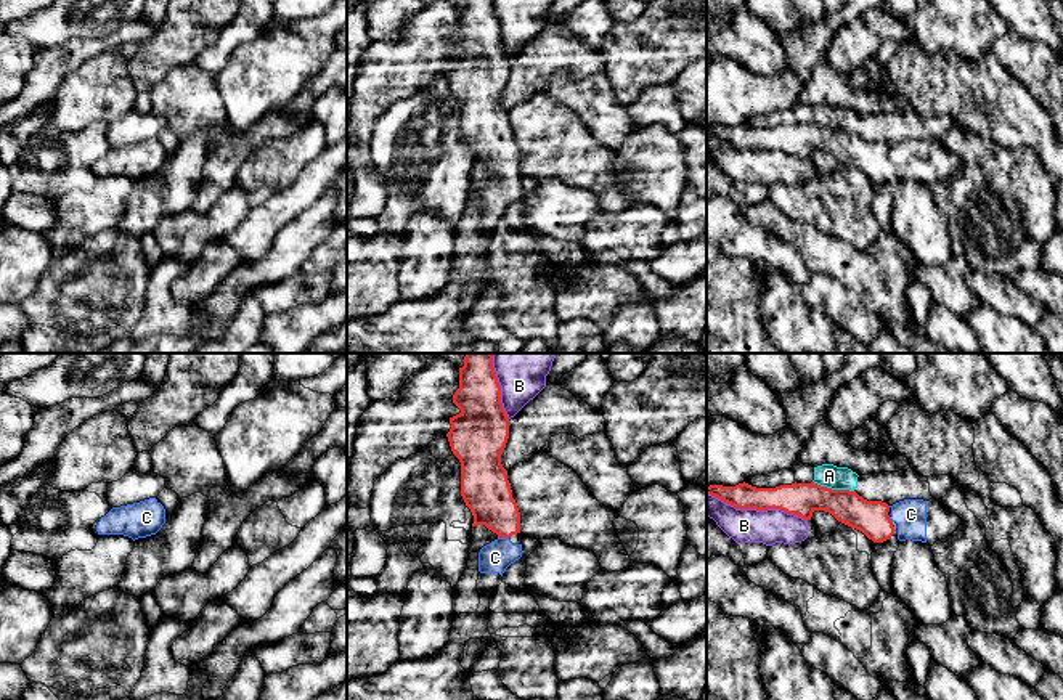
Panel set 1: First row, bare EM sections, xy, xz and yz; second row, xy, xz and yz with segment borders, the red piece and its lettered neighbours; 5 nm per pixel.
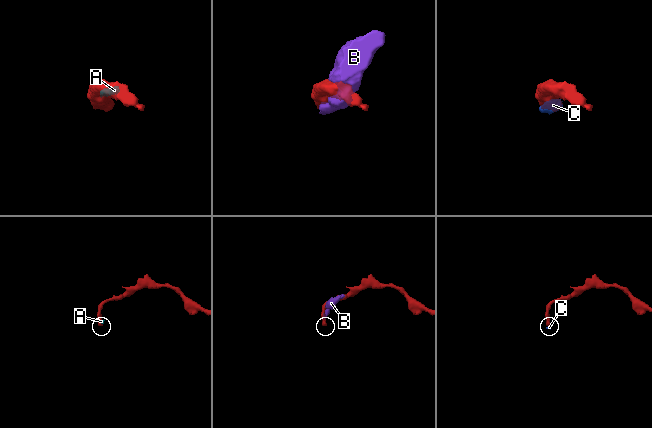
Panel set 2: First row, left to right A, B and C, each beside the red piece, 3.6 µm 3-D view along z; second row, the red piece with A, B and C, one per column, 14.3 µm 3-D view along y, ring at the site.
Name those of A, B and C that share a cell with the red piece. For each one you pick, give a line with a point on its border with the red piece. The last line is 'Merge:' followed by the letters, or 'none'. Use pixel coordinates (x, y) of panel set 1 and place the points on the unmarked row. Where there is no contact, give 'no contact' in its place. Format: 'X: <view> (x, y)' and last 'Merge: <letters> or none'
C: xz (503, 177)
Merge: C

